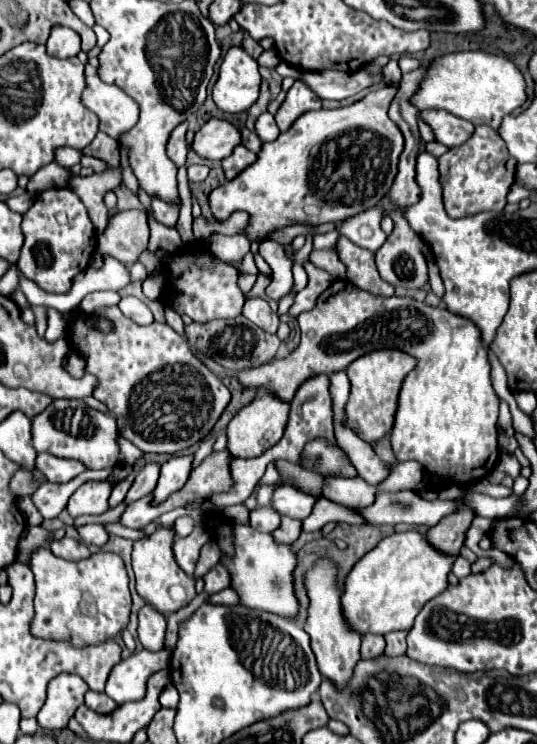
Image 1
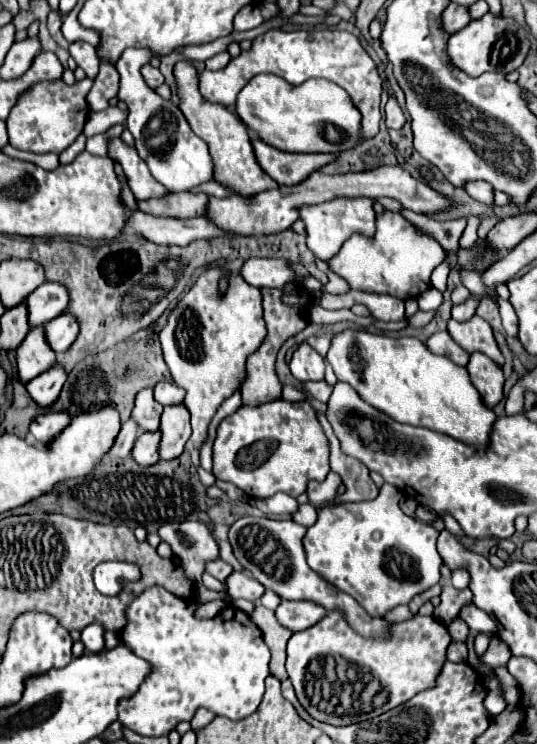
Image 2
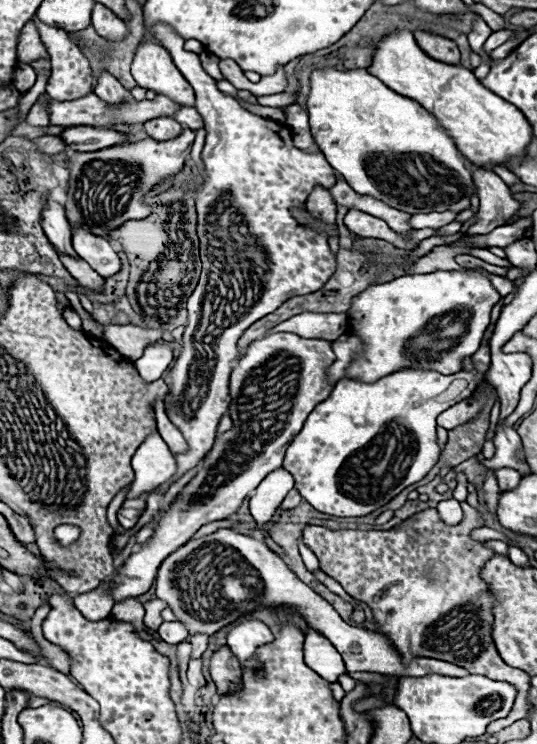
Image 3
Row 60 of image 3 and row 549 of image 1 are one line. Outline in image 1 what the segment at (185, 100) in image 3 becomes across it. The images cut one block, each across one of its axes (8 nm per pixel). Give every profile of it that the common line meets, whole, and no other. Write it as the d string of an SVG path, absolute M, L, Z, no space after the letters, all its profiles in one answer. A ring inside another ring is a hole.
M160 526L154 534L136 540L134 550L132 550L132 566L134 566L134 574L136 574L136 590L148 604L152 604L162 614L176 612L178 608L186 606L196 596L194 578L190 578L180 566L176 566L174 552L172 552L174 536L176 536L174 528L162 528Z

